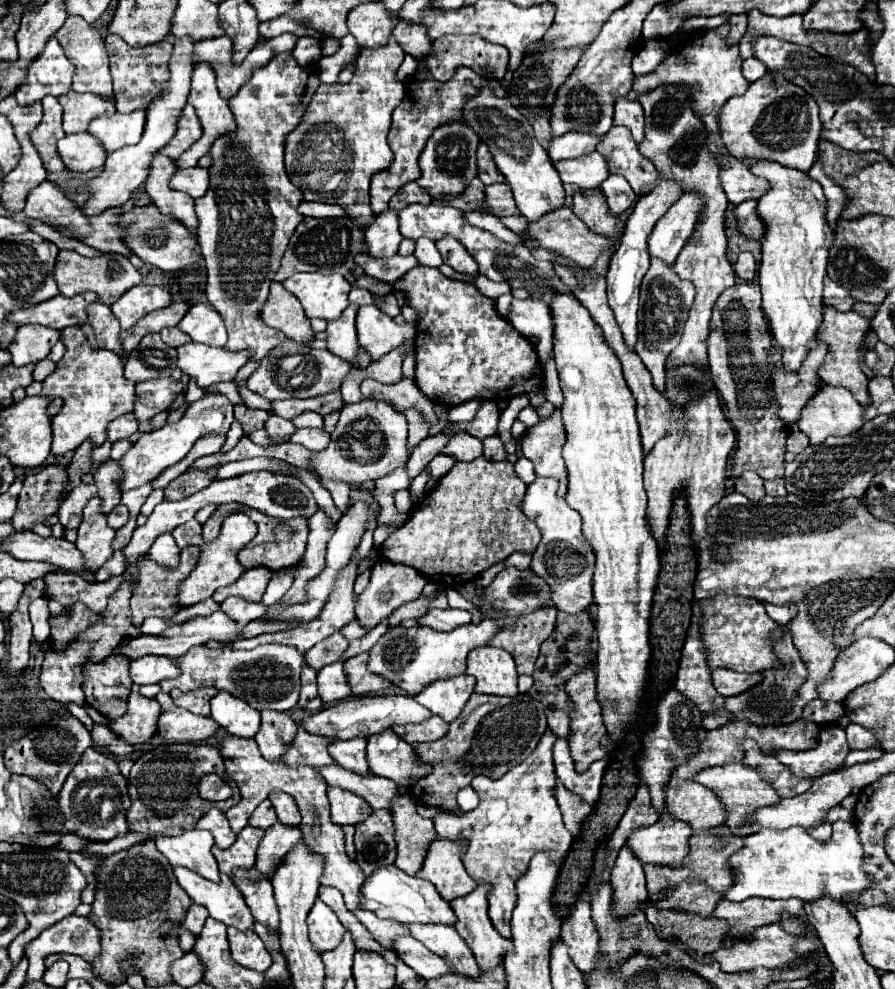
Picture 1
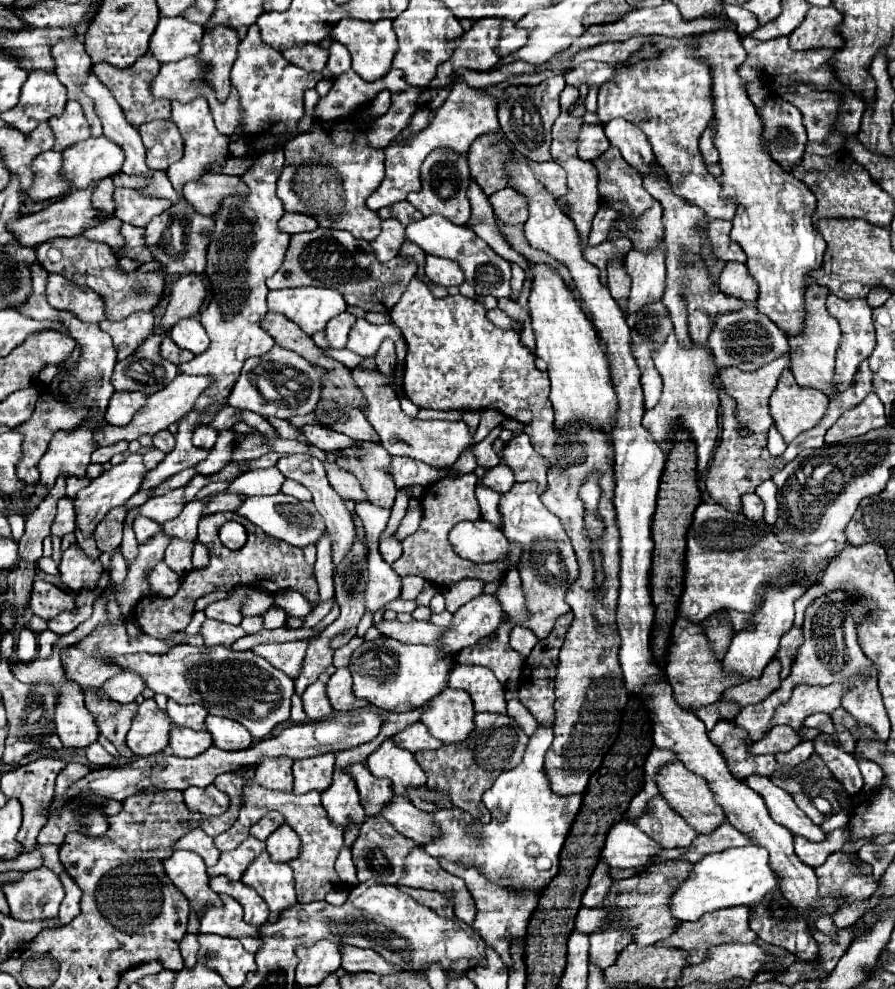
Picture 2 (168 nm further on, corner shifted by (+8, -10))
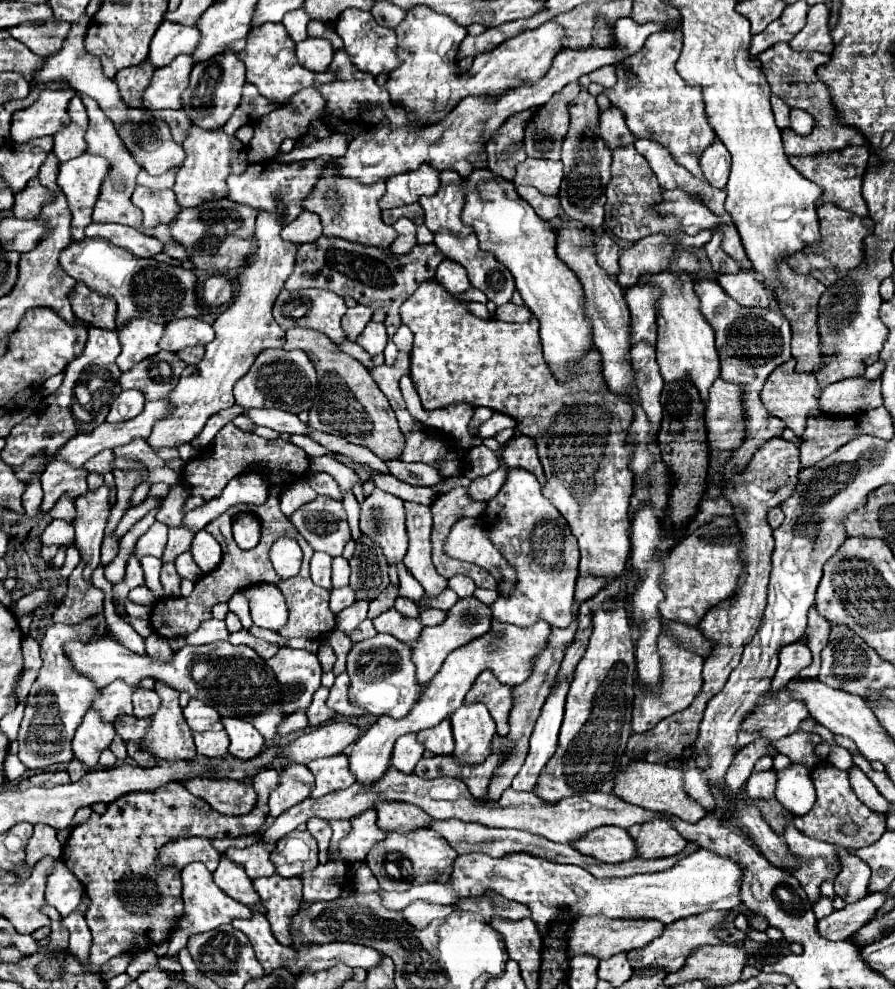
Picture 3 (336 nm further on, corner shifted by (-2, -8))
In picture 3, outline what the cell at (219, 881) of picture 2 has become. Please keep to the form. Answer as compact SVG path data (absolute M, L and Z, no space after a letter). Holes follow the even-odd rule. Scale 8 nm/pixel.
M222 856L218 868L214 870L214 882L220 890L224 890L228 896L232 896L234 900L254 908L258 906L260 912L264 912L262 902L258 898L258 892L252 886L252 880L246 876L246 872L242 870L242 866L232 864L226 856Z

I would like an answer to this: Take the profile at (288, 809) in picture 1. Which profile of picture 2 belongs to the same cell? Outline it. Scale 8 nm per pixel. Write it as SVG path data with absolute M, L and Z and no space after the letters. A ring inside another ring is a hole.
M284 824L280 830L272 832L272 836L266 840L266 846L272 862L290 862L300 852L300 836L288 828L288 824Z

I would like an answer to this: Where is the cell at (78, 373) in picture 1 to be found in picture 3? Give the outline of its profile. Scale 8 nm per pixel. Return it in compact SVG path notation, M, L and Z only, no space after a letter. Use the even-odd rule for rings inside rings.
M66 460L50 462L40 476L44 490L42 512L48 512L62 494L70 494L74 498L86 494L88 492L86 476L88 472L84 468L74 468Z

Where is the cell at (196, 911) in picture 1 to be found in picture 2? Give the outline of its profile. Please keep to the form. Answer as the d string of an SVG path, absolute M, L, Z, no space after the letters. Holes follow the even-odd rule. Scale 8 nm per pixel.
M186 934L180 942L180 952L184 958L184 968L192 970L196 964L196 954L198 954L198 936L196 934Z

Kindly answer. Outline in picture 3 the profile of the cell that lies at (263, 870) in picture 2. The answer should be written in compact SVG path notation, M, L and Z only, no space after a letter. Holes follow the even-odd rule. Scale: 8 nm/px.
M278 874L268 878L256 878L254 888L266 906L266 918L272 926L276 940L284 946L290 946L292 938L288 932L290 918L296 914L302 902L302 880L300 878L282 878Z

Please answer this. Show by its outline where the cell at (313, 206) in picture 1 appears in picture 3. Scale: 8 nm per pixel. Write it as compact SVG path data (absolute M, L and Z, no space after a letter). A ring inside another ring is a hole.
M306 210L296 220L288 222L282 230L282 238L288 242L294 242L294 244L314 242L320 234L322 234L322 226L320 226L318 214L312 214Z

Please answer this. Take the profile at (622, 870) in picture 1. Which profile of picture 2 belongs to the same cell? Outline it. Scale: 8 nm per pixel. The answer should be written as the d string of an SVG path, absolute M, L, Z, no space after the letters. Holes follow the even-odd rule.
M606 928L604 932L596 932L590 936L590 960L606 970L616 964L618 954L632 942L632 936L626 928Z

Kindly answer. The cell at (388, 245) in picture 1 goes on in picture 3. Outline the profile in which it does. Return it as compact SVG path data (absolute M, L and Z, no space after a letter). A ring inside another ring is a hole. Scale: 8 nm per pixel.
M402 217L393 224L393 227L395 230L397 230L398 236L391 244L390 251L392 254L396 254L398 256L409 253L417 244L416 224L414 224L412 220ZM409 225L411 225L411 227Z

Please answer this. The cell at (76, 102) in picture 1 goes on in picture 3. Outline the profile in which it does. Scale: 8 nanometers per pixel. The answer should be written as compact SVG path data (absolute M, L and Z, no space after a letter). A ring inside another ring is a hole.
M78 94L70 100L68 114L70 114L70 124L62 128L58 134L54 134L54 154L60 162L72 160L82 152L86 152L84 136L86 136L88 116Z

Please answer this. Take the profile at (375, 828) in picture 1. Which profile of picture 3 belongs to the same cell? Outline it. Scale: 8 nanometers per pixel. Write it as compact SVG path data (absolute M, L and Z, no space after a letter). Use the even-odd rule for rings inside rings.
M412 830L410 834L396 834L390 832L382 842L376 842L366 856L366 864L372 870L372 874L378 878L382 890L408 890L414 884L432 882L440 872L450 874L452 862L456 858L456 850L446 844L442 836L438 836L434 830Z

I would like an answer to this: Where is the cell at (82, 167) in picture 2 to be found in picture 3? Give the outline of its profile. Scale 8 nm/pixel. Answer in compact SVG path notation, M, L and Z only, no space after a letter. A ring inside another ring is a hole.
M88 152L80 154L78 158L72 158L70 162L60 164L58 186L66 194L68 206L70 206L70 212L72 212L72 240L84 238L84 228L92 222L92 210L94 210L102 182L104 182L108 172L110 172L110 162L106 162L106 158L102 158L98 154L88 154Z

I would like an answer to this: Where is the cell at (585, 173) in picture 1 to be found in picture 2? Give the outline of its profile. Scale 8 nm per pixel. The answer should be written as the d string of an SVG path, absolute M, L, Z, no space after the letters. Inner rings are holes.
M530 162L530 168L534 172L534 176L538 178L538 182L554 196L554 198L560 198L564 196L564 192L568 192L568 188L564 188L564 168L560 168L560 164L556 162Z

